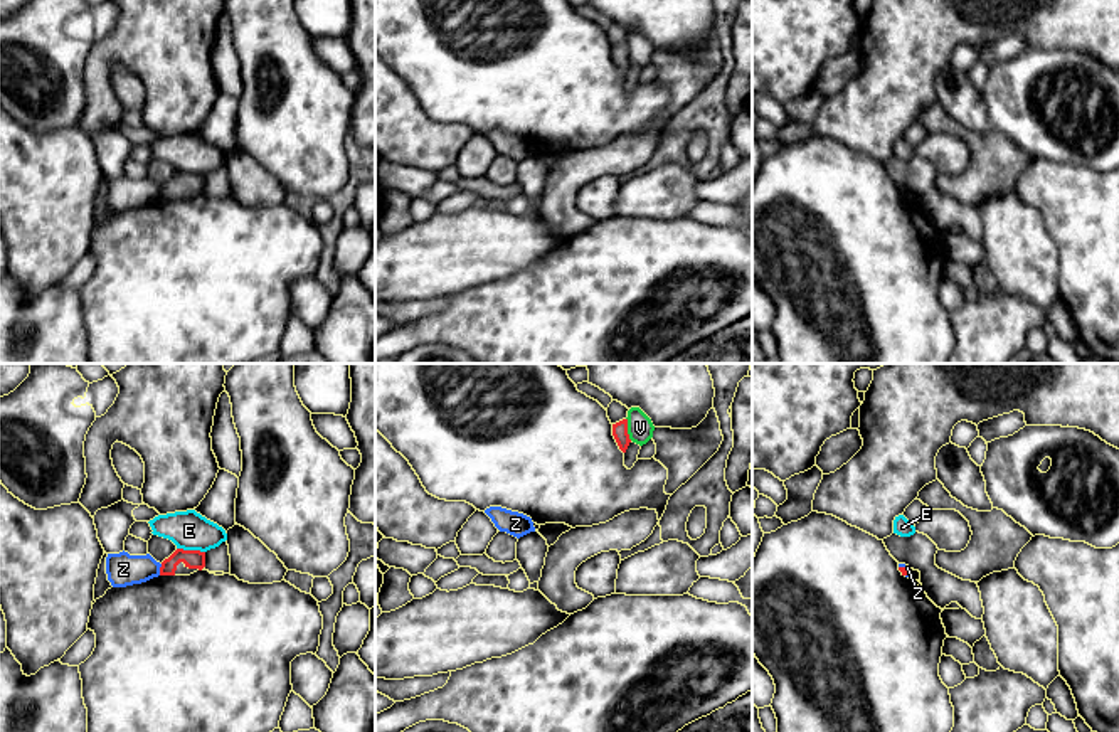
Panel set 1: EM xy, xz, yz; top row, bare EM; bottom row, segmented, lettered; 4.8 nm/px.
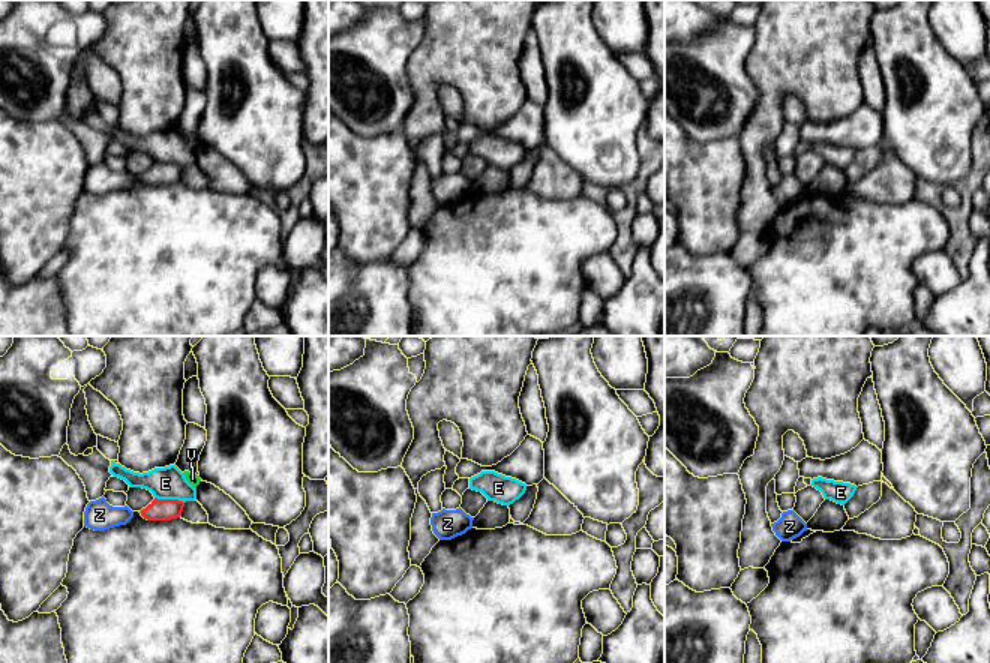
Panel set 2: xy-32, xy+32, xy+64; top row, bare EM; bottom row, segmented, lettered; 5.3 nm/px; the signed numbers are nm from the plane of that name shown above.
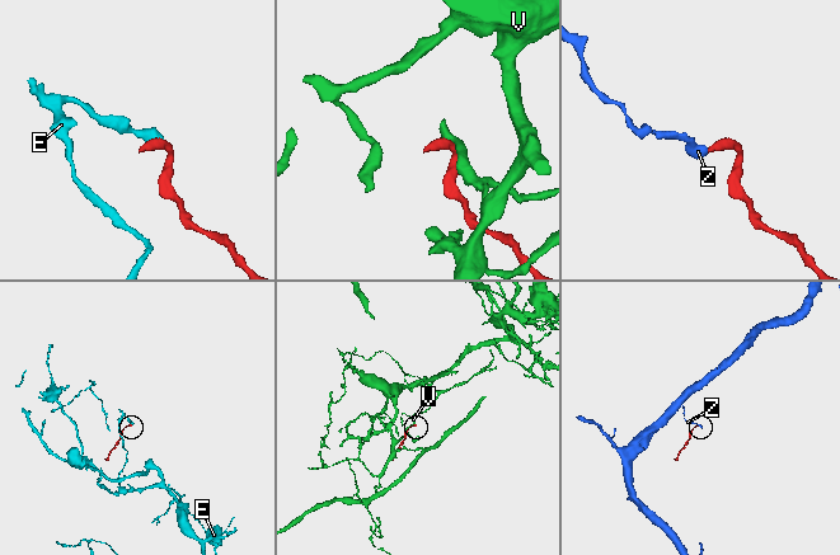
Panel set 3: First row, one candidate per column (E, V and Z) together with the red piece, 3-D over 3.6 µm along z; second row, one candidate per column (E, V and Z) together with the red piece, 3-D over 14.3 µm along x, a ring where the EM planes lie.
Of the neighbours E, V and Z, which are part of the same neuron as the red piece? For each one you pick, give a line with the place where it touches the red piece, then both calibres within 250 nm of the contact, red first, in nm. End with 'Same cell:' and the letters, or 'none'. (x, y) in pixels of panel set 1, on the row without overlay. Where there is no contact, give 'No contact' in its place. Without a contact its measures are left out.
Same cell: none

